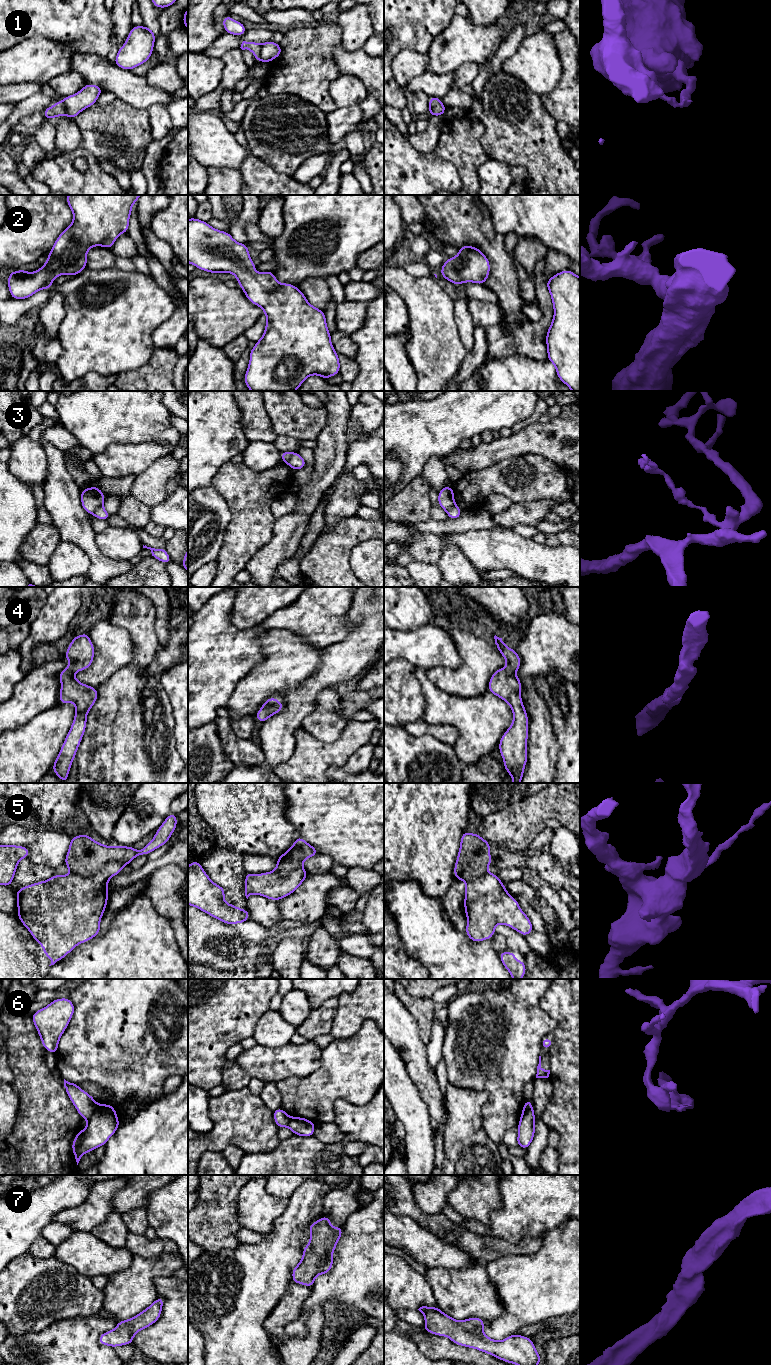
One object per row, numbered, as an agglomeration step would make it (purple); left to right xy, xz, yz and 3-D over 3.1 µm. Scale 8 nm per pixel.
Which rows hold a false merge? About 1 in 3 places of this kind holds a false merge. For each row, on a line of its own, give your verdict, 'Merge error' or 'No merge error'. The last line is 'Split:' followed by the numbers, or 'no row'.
1: Merge error
2: No merge error
3: Merge error
4: No merge error
5: Merge error
6: Merge error
7: No merge error
Split: 1, 3, 5, 6

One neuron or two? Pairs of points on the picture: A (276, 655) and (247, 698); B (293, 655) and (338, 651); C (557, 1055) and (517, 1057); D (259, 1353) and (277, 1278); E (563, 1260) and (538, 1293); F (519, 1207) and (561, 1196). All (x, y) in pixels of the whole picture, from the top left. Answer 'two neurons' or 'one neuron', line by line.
A: one neuron
B: two neurons
C: two neurons
D: one neuron
E: one neuron
F: one neuron

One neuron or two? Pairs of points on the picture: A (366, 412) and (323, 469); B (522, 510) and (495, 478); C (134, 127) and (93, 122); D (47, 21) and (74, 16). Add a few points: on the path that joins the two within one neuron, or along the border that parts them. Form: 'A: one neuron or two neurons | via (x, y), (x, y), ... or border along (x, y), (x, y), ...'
A: two neurons | border along (351, 408), (350, 418)
B: two neurons | border along (538, 499), (513, 502)
C: one neuron | via (124, 127), (103, 127)
D: one neuron | via (54, 16), (67, 16)

